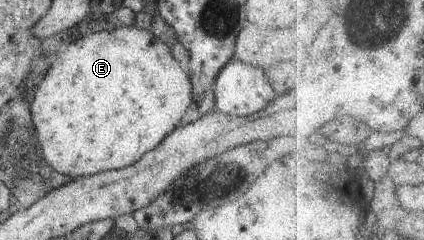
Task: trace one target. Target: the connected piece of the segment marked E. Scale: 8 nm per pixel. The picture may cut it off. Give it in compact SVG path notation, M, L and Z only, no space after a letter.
M135 24L131 26L117 27L112 31L99 31L87 34L76 39L60 50L55 59L51 61L45 77L37 84L37 89L29 103L29 111L35 131L35 135L41 147L44 161L54 171L67 175L73 180L79 177L96 175L100 172L121 170L138 163L149 151L152 151L163 142L163 139L177 129L181 119L185 116L187 108L193 103L193 89L188 73L174 59L172 49L162 43L150 29L140 29Z

